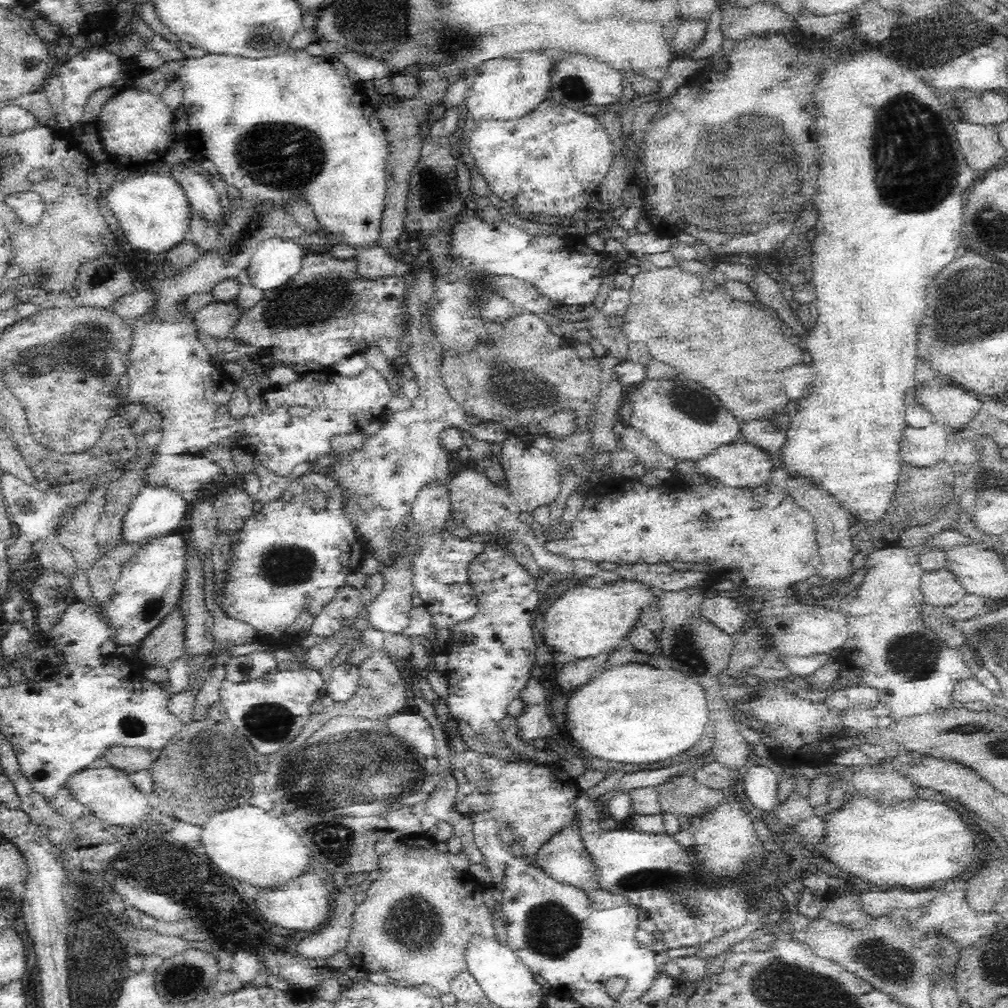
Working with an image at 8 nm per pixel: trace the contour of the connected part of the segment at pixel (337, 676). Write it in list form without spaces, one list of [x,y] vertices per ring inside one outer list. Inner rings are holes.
[[[346,662],[336,666],[333,674],[327,678],[326,694],[336,703],[345,703],[356,696],[360,677],[360,665]]]

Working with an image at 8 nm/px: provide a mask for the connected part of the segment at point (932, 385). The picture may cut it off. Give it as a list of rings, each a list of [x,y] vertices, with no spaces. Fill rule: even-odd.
[[[940,379],[916,382],[914,389],[915,403],[932,414],[937,423],[950,427],[968,423],[980,410],[983,400]]]

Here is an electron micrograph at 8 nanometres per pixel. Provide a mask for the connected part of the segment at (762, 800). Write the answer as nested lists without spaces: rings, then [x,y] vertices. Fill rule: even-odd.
[[[749,763],[743,773],[742,786],[750,803],[763,811],[774,811],[777,791],[777,774],[768,766],[754,766]]]

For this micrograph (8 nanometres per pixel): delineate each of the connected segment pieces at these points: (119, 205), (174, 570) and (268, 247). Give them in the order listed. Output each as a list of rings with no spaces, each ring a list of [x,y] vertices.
[[[167,174],[124,176],[112,184],[108,202],[133,249],[156,254],[166,252],[184,239],[189,231],[191,206],[184,191]]]
[[[178,534],[154,540],[132,552],[132,556],[121,566],[110,598],[104,604],[95,605],[107,627],[113,630],[117,646],[138,645],[171,608],[178,605],[183,588],[182,570],[184,541]]]
[[[272,238],[263,240],[249,258],[247,267],[248,282],[252,288],[272,291],[286,284],[298,271],[301,260],[307,251],[288,239]]]

